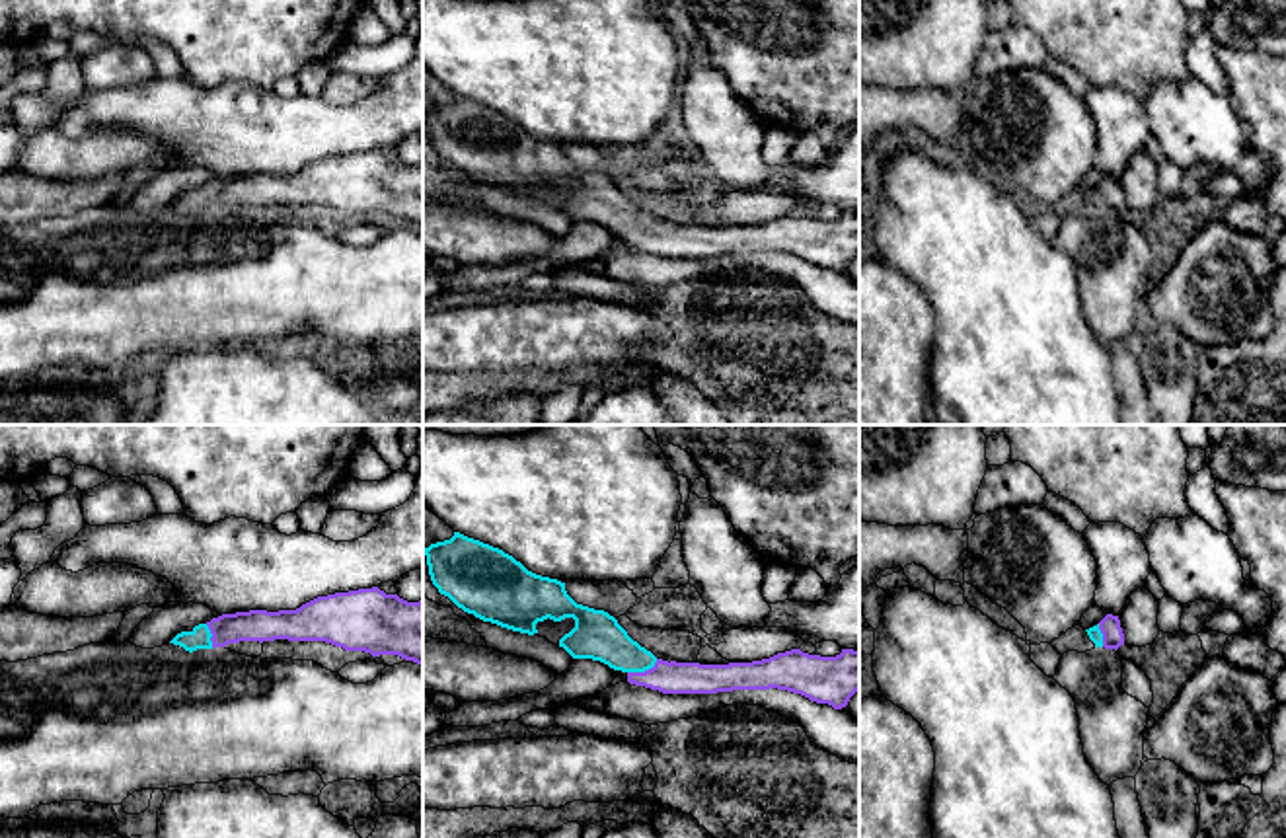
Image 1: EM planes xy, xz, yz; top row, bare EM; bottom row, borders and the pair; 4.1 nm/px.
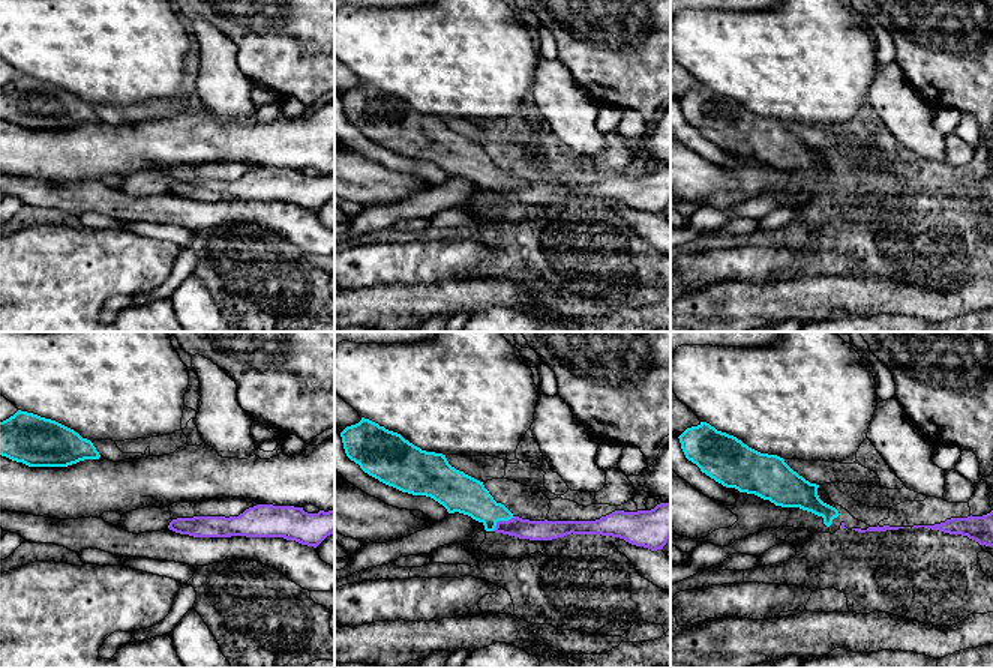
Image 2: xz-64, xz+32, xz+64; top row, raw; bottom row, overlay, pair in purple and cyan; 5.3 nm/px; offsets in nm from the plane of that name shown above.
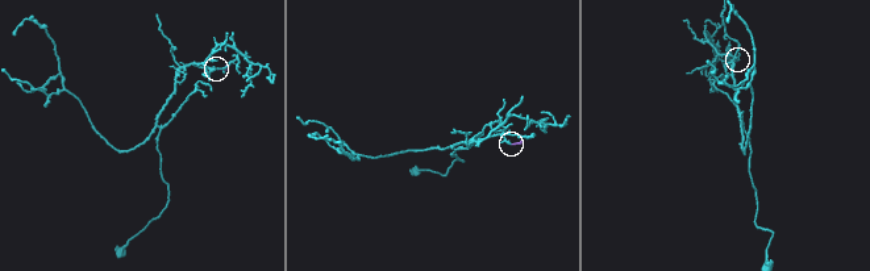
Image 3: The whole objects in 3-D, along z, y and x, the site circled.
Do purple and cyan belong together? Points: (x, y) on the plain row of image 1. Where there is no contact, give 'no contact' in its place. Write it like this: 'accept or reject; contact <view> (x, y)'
accept; contact xz (645, 234)

